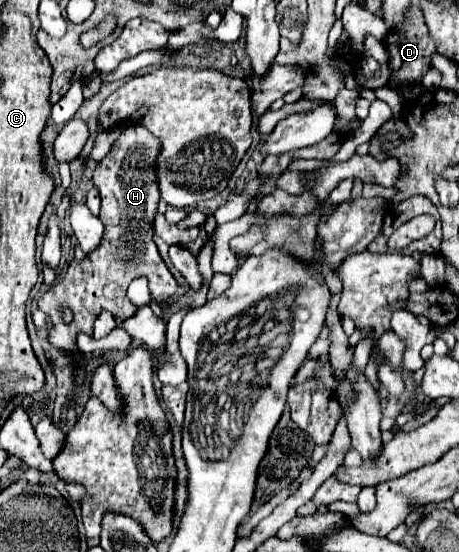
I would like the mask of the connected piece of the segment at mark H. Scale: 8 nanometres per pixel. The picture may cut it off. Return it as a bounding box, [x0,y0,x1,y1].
[39,127,177,353]

